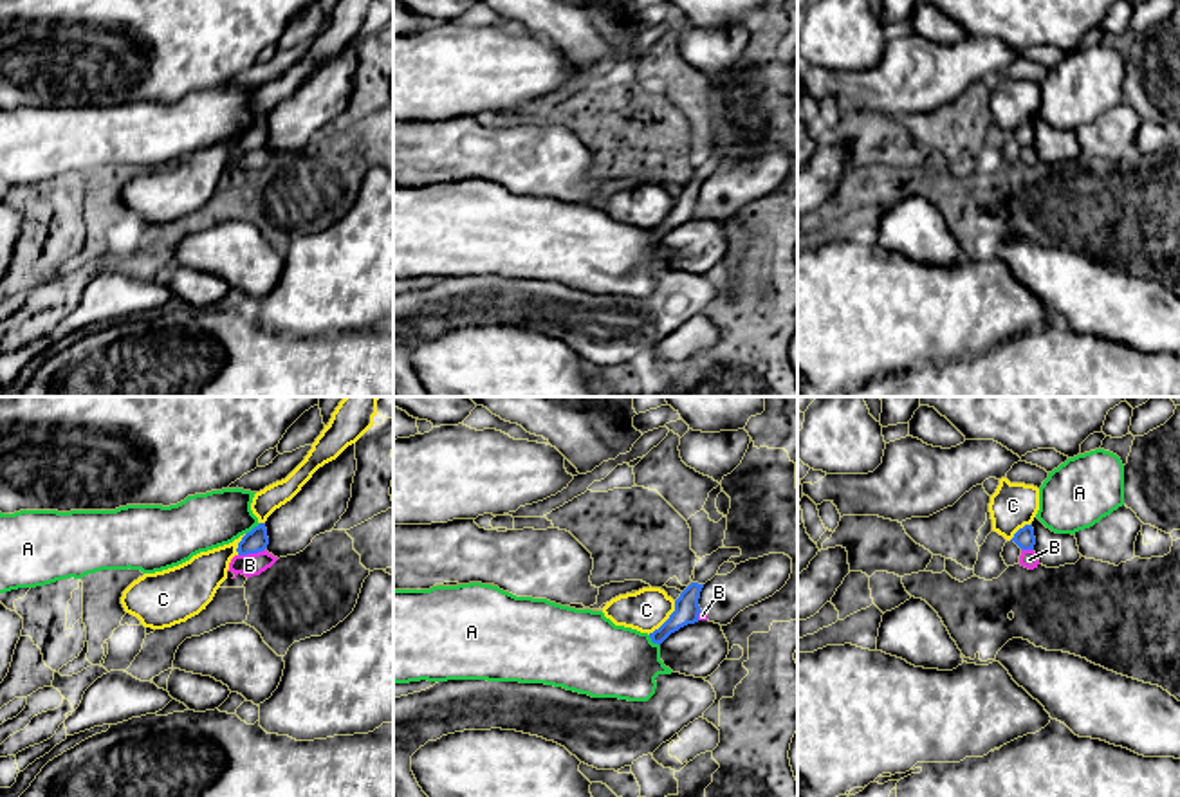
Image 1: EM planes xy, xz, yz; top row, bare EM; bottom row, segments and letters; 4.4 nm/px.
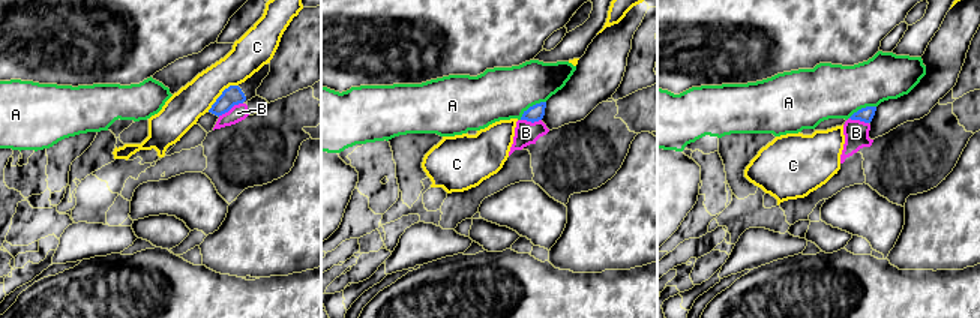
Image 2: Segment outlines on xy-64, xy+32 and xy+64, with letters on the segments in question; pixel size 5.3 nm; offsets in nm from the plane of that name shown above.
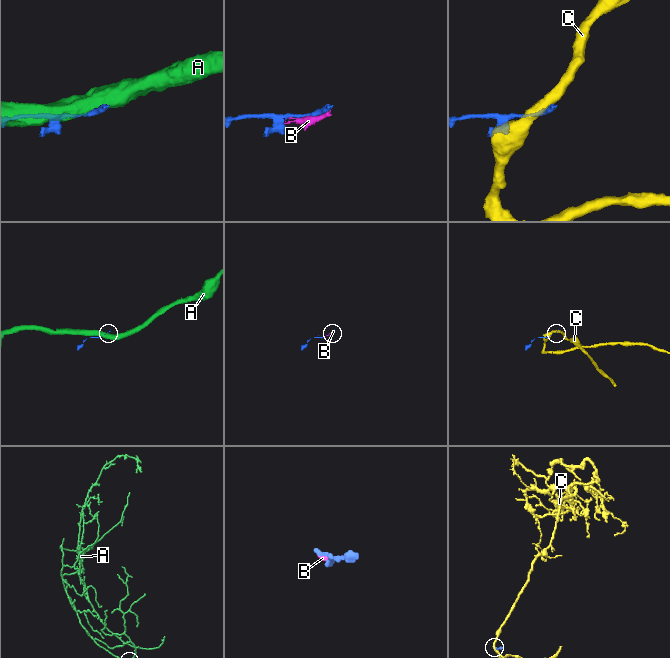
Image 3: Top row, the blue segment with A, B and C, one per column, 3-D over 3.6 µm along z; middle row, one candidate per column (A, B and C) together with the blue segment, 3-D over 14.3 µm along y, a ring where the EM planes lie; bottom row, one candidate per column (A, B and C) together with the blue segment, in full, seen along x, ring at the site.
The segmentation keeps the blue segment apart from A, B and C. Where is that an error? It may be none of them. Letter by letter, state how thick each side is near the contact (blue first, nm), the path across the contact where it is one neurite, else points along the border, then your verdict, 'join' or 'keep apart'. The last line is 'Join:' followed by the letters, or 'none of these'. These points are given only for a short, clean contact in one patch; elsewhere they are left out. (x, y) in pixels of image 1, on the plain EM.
A: calibres 100 and 260 nm; keep apart
B: calibres 100 and 100 nm; keep apart
C: calibres 110 and 190 nm; keep apart
Join: none of these

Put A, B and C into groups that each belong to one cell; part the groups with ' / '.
A / B / C

